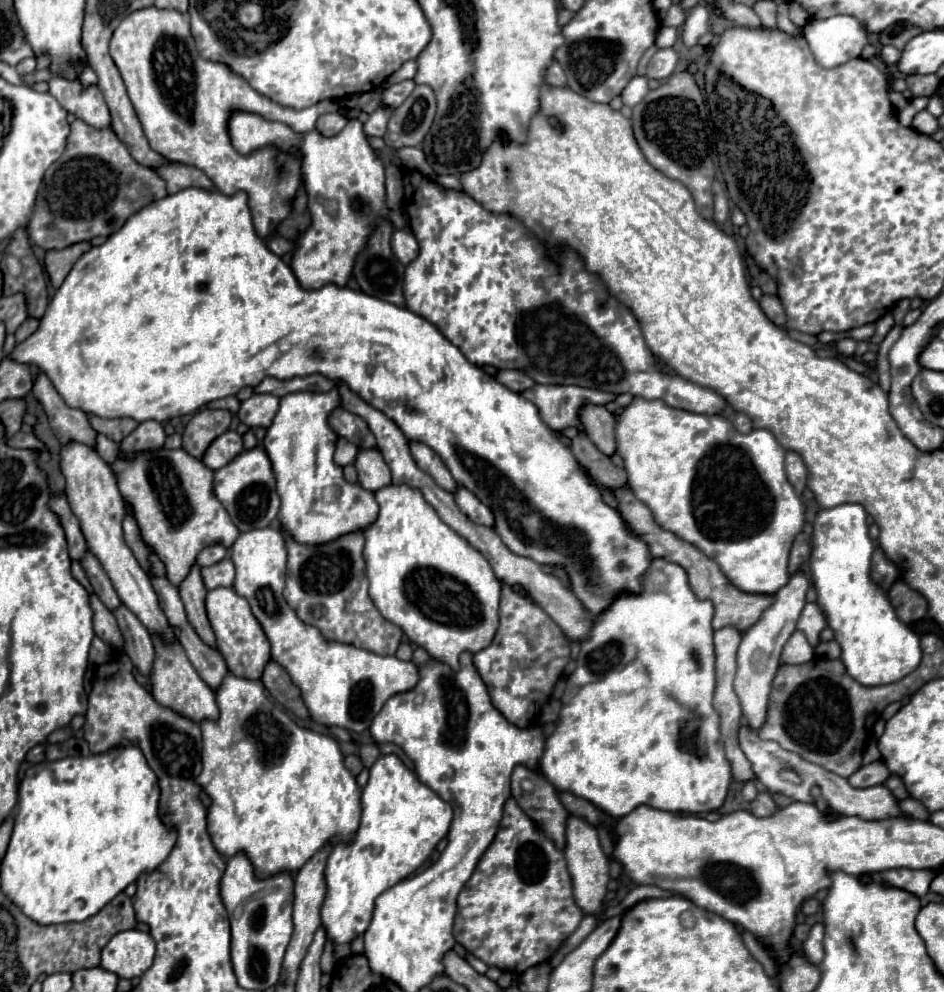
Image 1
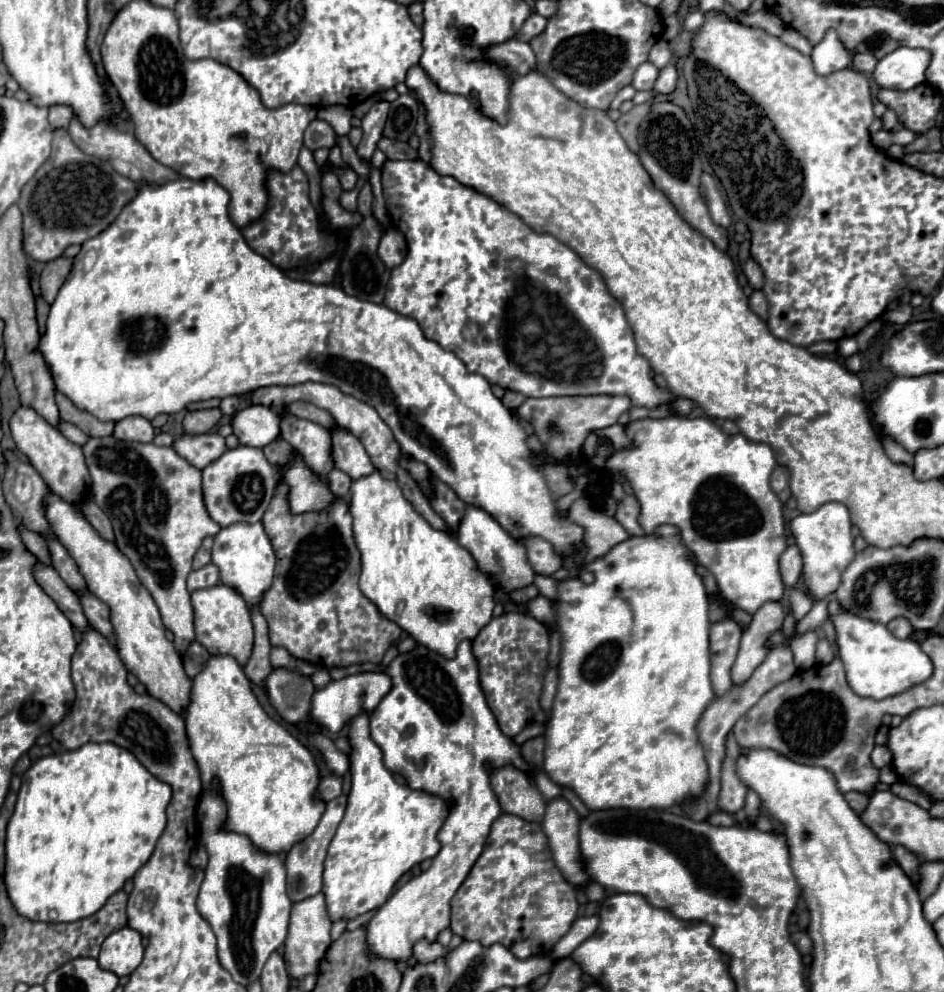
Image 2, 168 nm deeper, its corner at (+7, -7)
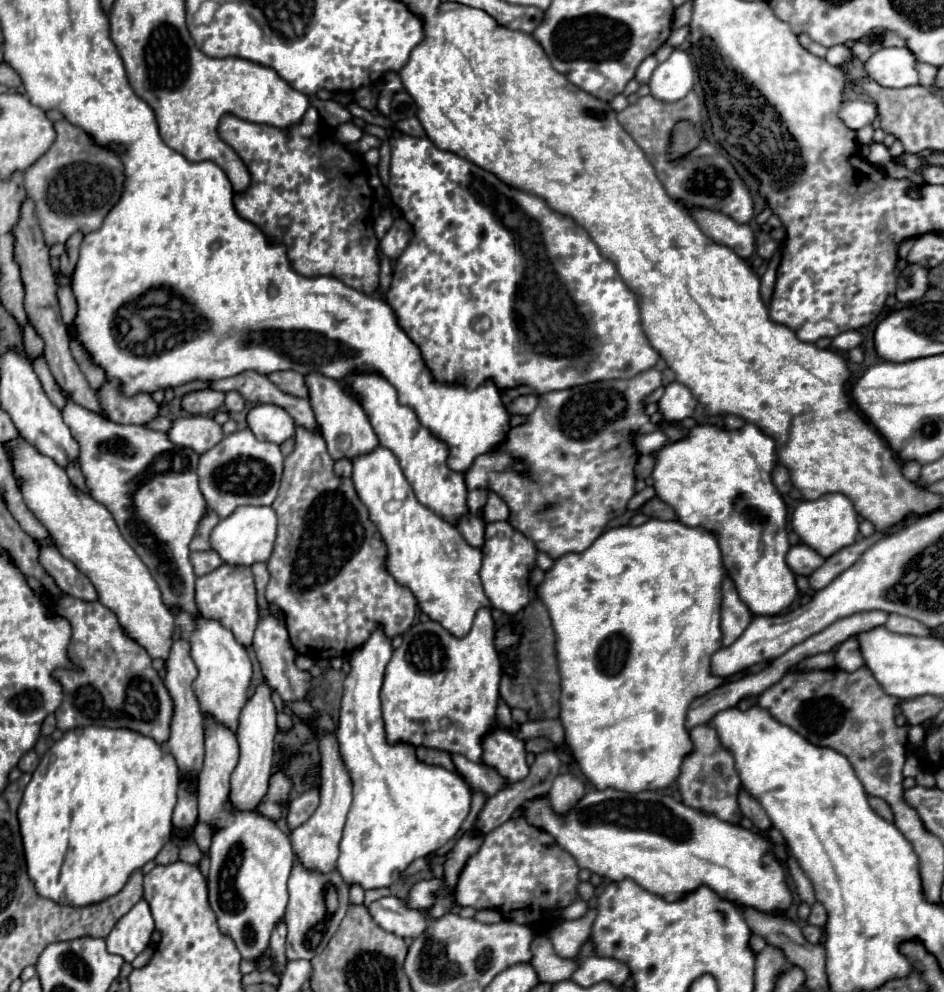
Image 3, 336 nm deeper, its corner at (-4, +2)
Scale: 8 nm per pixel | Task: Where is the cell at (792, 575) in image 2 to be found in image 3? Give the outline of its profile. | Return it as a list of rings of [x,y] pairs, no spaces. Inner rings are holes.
[[[798,544],[790,548],[786,556],[786,564],[792,568],[794,574],[810,576],[820,564],[824,564],[824,558],[816,550],[808,548],[806,544]]]

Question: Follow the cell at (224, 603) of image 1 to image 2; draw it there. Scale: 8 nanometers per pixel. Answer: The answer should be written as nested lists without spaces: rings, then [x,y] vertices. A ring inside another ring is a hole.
[[[215,585],[193,591],[191,603],[195,611],[195,639],[207,647],[211,655],[231,655],[241,667],[245,667],[253,651],[253,621],[243,597],[227,585]]]

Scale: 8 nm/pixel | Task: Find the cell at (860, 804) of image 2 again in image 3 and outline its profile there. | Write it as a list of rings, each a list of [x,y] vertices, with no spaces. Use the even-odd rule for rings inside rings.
[[[870,796],[870,798],[868,798],[868,802],[870,802],[872,810],[874,810],[878,816],[882,816],[886,822],[894,822],[894,814],[892,814],[892,808],[888,806],[888,802],[886,802],[886,800]]]

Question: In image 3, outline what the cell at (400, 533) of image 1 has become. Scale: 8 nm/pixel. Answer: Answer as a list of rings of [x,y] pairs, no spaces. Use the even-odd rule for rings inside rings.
[[[376,446],[372,452],[352,458],[352,466],[356,492],[388,546],[386,566],[390,574],[414,592],[422,612],[440,622],[450,634],[466,636],[476,610],[490,606],[478,576],[482,552],[466,544],[452,524],[416,500],[392,450]]]

